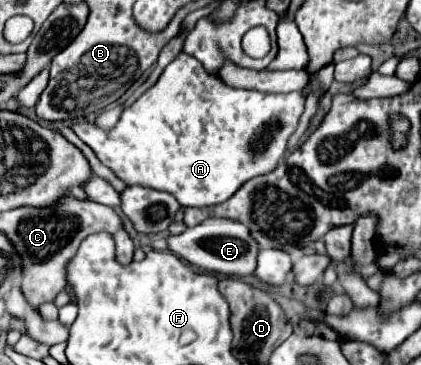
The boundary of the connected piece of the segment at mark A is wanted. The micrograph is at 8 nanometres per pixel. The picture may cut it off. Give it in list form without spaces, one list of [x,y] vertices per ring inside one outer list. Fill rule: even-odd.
[[[184,51],[162,71],[160,79],[122,111],[114,129],[102,131],[92,123],[74,123],[74,133],[110,167],[126,185],[142,185],[166,191],[182,207],[212,207],[230,199],[246,181],[270,173],[286,151],[290,135],[304,113],[304,93],[260,93],[228,87],[218,75],[200,67],[200,61]]]

